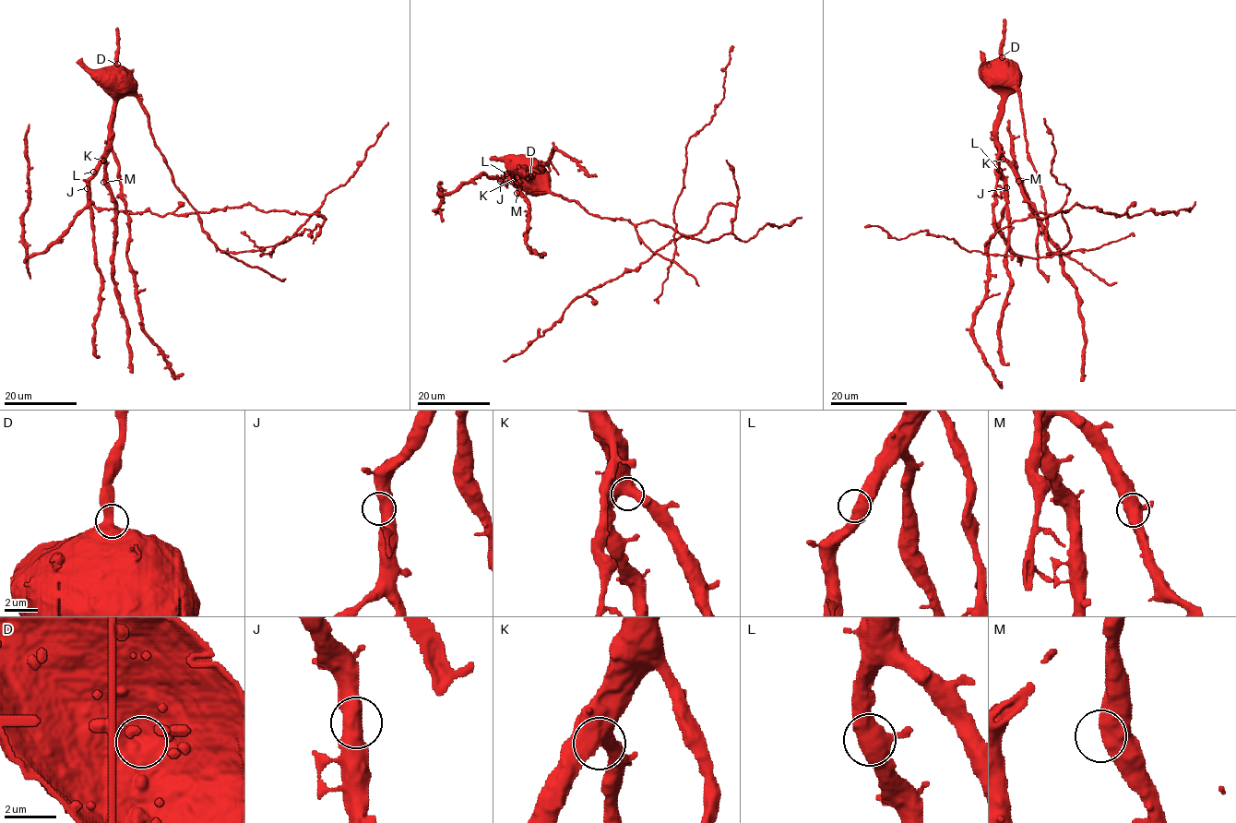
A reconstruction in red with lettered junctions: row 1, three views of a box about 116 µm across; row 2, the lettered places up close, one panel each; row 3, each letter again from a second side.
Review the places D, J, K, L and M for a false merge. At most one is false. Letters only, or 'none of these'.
L

